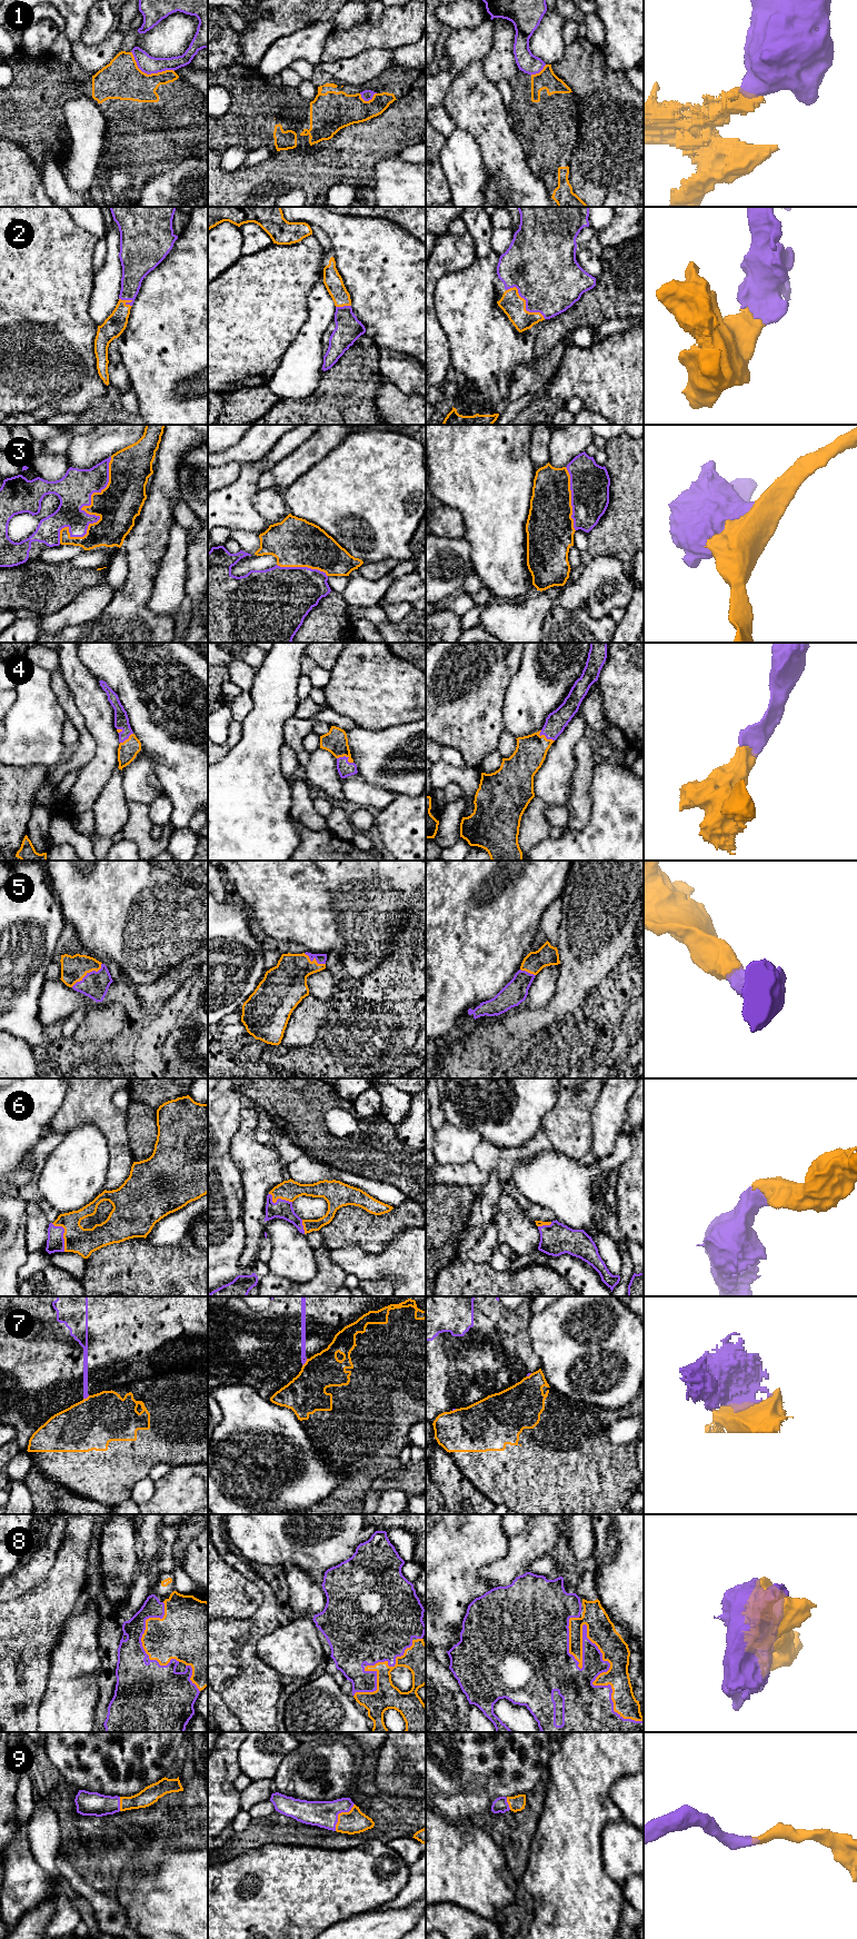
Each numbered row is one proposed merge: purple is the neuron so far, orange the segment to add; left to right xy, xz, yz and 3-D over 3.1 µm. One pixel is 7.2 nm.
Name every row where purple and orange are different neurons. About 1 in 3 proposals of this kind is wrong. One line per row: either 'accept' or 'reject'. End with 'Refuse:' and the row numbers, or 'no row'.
1: reject
2: accept
3: accept
4: accept
5: accept
6: accept
7: reject
8: accept
9: accept
Refuse: 1, 7

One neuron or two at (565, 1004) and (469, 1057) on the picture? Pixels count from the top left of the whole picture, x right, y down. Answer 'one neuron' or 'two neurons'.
one neuron

